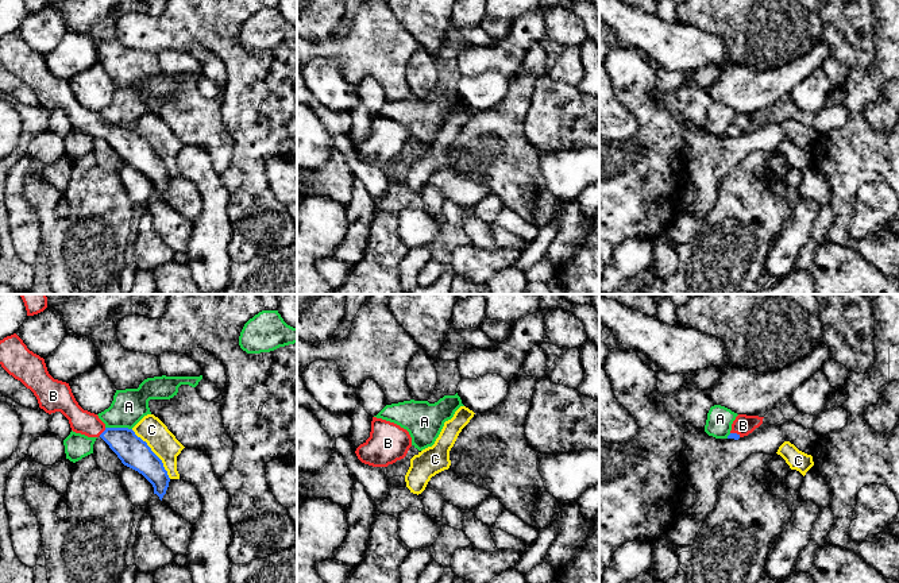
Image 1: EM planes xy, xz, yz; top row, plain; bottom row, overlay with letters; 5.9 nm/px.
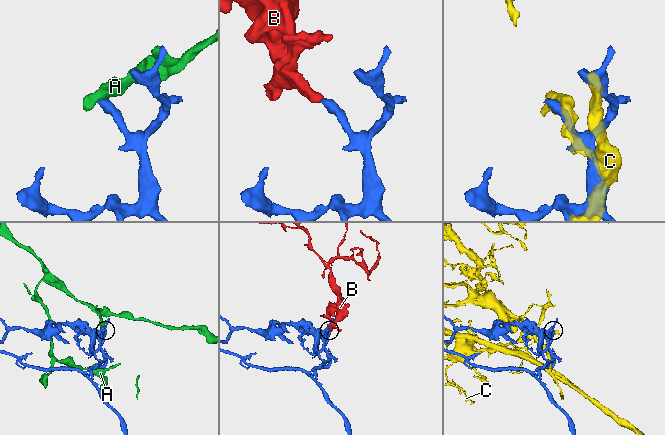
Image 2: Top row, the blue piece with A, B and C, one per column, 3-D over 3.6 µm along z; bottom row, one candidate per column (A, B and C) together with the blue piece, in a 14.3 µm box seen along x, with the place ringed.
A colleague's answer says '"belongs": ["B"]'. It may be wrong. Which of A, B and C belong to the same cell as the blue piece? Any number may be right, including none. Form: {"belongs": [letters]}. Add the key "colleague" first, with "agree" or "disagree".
{"colleague": "agree", "belongs": ["B"]}

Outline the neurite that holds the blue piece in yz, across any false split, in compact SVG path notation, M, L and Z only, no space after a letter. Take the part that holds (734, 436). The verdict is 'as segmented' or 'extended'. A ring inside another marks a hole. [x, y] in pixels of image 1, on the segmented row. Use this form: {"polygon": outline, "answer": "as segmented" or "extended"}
{"polygon": "M738 414L732 424L732 431L728 439L738 440L748 436L763 424L764 417Z", "answer": "extended"}

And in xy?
{"polygon": "M16 333L0 340L0 364L34 393L39 408L46 413L61 412L73 432L88 437L100 436L124 466L138 471L153 484L154 494L162 501L170 482L167 471L162 460L132 429L107 428L97 414L84 410L69 383L54 379L45 359L30 351Z", "answer": "extended"}

